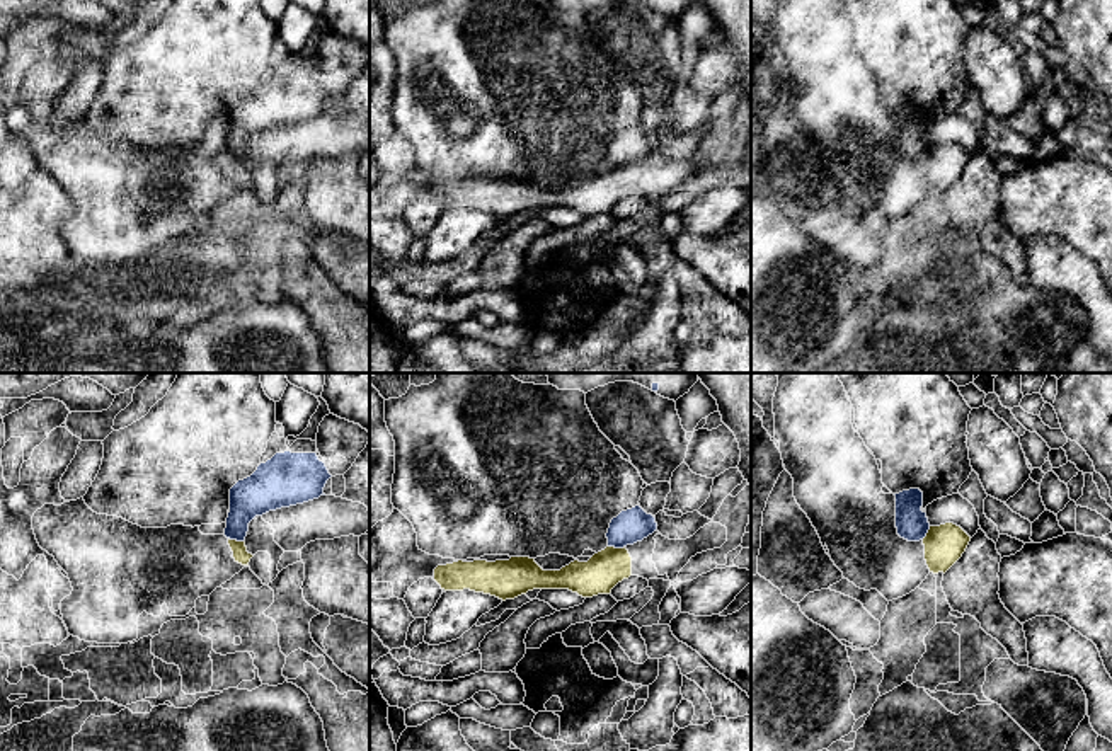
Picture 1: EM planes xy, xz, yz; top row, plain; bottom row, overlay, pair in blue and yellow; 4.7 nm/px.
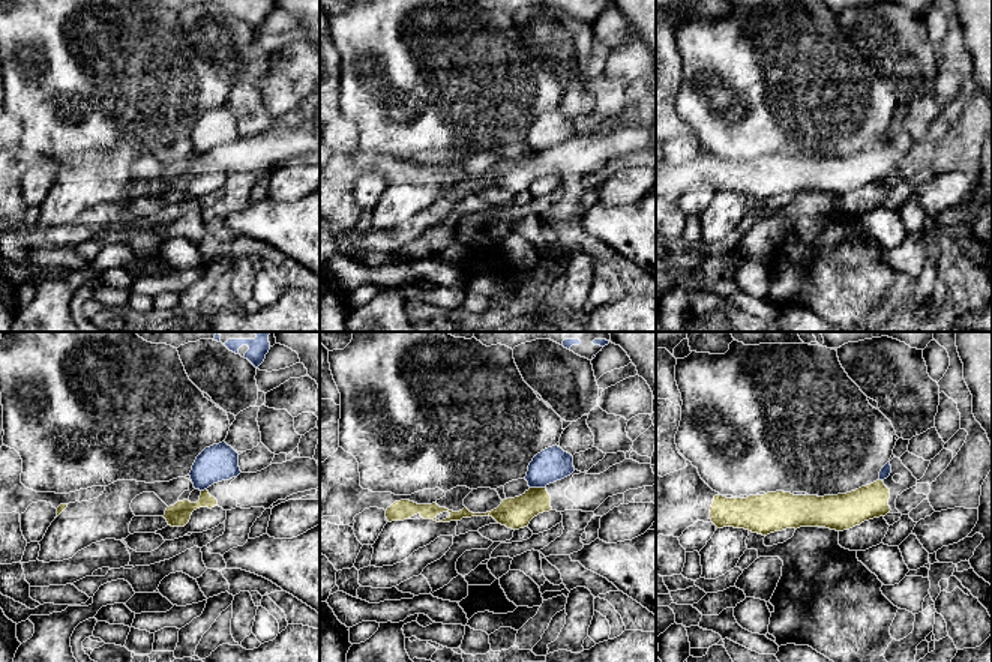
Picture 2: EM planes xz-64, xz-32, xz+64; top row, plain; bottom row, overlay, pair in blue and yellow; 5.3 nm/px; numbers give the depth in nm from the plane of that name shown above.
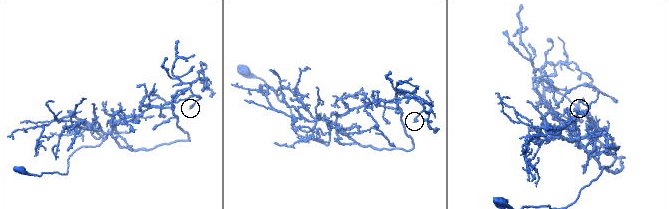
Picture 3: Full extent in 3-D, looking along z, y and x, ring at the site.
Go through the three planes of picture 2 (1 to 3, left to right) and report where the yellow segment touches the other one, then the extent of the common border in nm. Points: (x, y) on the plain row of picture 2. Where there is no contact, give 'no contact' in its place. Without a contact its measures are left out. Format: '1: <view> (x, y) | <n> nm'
1: xz-64 (203, 153) | 40 nm
2: xz-32 (538, 150) | 80 nm
3: no contact

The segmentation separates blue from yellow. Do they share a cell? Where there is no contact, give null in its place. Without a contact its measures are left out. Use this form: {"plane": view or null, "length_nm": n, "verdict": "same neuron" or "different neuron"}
{"plane": "xz", "length_nm": 80, "verdict": "different neuron"}

